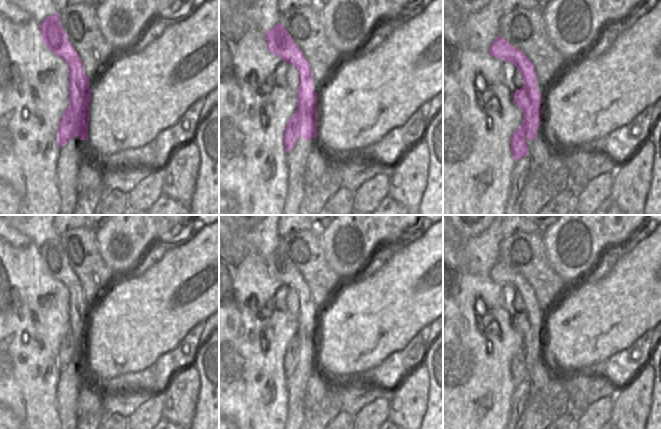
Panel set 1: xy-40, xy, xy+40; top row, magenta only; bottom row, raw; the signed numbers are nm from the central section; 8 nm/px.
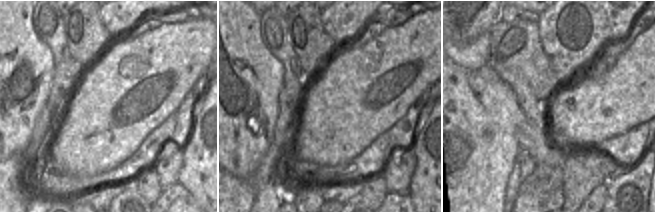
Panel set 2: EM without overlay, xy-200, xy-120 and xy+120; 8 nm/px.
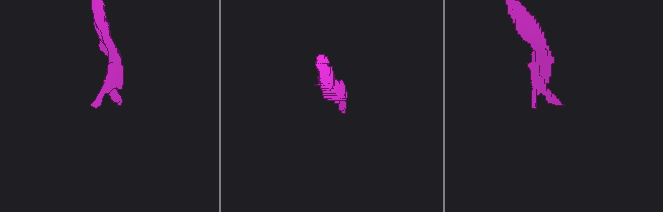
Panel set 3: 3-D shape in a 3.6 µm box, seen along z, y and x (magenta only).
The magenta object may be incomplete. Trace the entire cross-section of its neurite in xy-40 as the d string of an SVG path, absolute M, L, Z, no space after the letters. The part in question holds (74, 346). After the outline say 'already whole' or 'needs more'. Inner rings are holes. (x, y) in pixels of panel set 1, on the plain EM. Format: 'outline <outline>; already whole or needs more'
outline M59 236L45 242L39 251L47 272L60 280L69 291L69 329L61 341L57 355L60 375L55 401L61 429L76 429L79 391L83 389L85 377L91 373L88 363L90 304L61 249Z; needs more

